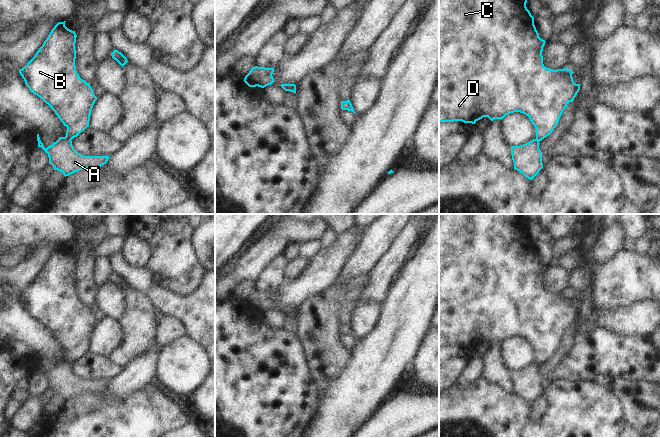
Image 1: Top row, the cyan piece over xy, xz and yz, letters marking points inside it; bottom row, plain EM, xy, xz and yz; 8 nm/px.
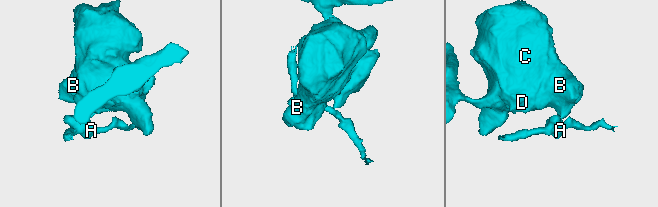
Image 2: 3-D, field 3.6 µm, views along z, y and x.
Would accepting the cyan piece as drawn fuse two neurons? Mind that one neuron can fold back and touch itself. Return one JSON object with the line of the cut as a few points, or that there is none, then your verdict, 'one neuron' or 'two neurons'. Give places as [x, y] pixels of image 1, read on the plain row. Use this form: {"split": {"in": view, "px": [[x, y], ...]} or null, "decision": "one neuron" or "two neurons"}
{"split": {"in": "xy", "px": [[65, 360], [71, 363]]}, "decision": "two neurons"}

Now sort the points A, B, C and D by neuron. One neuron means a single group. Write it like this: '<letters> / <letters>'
A / B C D

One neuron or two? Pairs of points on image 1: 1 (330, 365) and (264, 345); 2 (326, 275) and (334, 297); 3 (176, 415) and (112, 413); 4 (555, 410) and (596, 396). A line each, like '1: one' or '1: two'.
1: two
2: two
3: one
4: one

